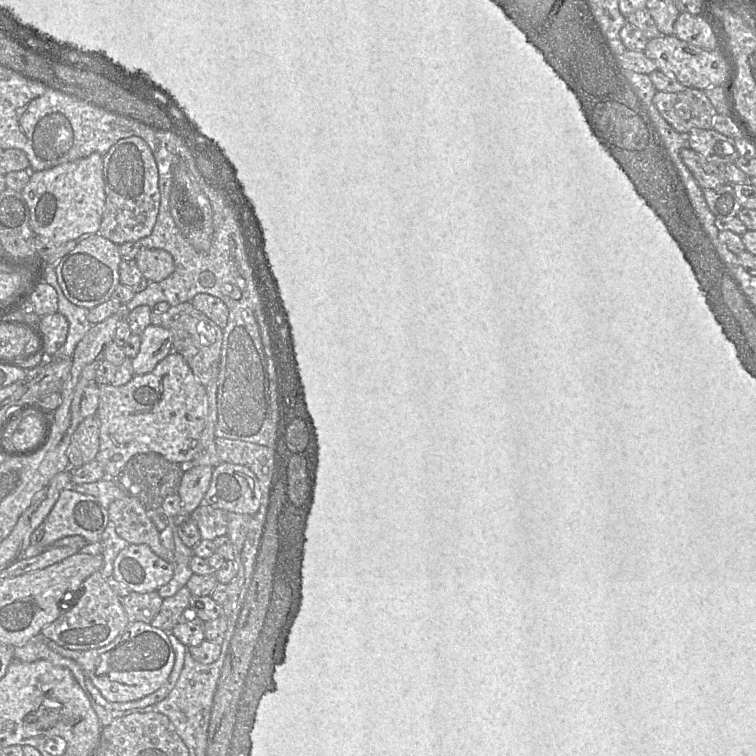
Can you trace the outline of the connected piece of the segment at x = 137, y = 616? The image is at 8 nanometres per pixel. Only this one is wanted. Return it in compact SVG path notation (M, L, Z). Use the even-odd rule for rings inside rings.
M157 591L140 594L130 592L121 599L130 623L144 622L150 624L161 610L163 598Z

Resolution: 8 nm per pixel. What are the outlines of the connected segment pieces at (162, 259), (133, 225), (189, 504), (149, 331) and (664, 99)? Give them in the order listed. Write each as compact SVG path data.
M142 247L135 260L142 275L149 282L166 279L175 269L173 257L163 249Z
M132 136L114 144L103 156L103 179L106 200L97 234L116 245L149 236L159 212L160 192L157 164L147 143Z
M183 466L184 476L179 488L180 515L191 515L204 503L204 496L209 488L213 467Z
M149 325L140 335L140 349L131 360L134 375L148 374L173 351L173 335L163 328Z
M686 88L681 92L657 91L653 104L662 117L679 133L692 129L712 129L717 112L704 90Z

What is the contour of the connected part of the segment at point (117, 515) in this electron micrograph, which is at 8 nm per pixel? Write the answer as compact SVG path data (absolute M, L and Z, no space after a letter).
M125 496L111 503L107 512L109 521L121 538L129 544L146 544L161 559L173 562L175 552L161 544L160 532L137 499Z

